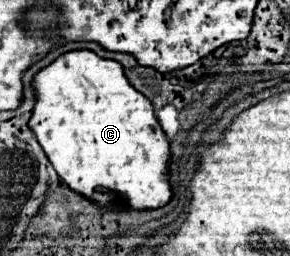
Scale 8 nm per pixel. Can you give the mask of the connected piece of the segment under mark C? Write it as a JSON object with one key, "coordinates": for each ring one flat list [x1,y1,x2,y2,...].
{"coordinates":[[89,50,67,52,51,66,43,68,33,84,37,102,29,124,63,184,95,202,99,208,113,208,119,204,133,210,155,210,169,204,173,198,169,184,169,140,155,118,155,108,151,108,145,96,139,96,139,92,131,88,119,62,103,60]]}

